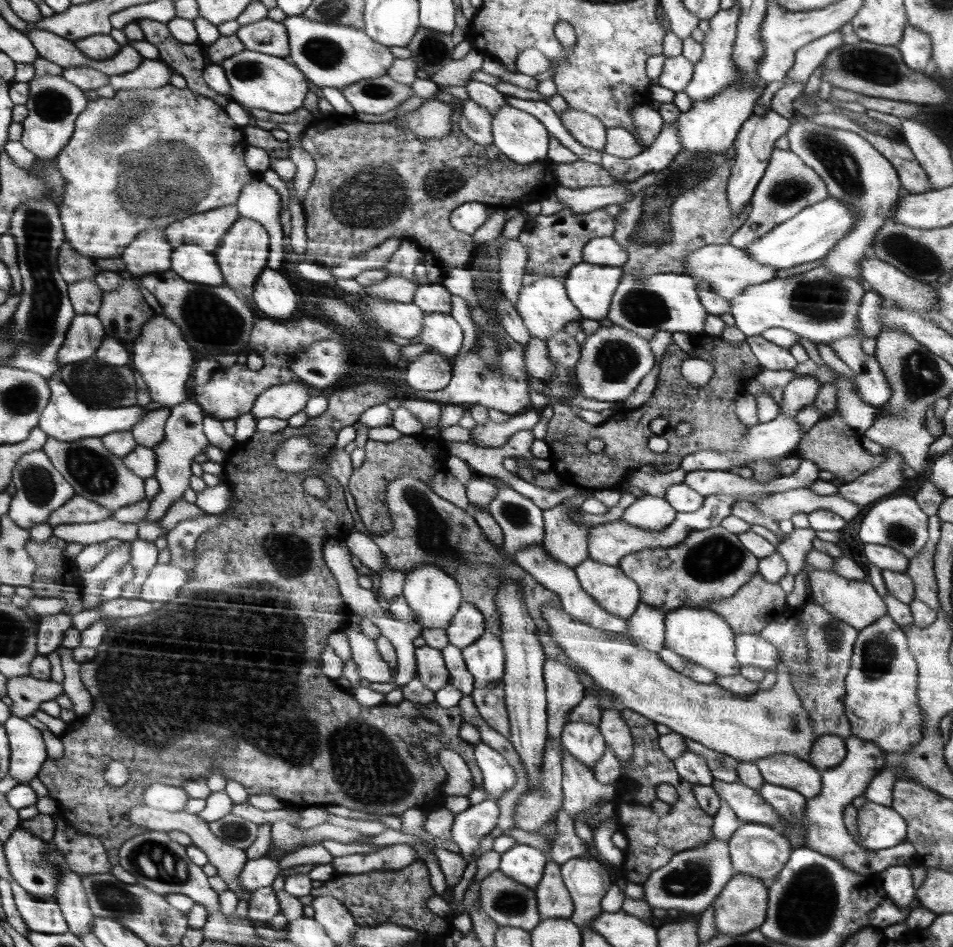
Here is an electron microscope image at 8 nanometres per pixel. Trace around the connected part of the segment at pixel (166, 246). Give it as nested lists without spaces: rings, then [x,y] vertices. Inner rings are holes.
[[[146,230],[120,256],[132,278],[171,268],[173,248],[160,230]]]

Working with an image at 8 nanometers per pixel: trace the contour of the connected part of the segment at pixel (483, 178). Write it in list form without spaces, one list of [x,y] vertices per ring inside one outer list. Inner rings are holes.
[[[458,101],[456,108],[451,114],[451,131],[446,138],[422,138],[415,136],[410,129],[400,127],[394,121],[387,121],[382,123],[368,123],[355,118],[344,119],[342,124],[336,127],[330,128],[315,128],[313,126],[307,126],[300,138],[300,148],[312,156],[315,160],[315,175],[311,182],[310,188],[306,191],[305,199],[301,202],[305,221],[306,221],[306,236],[307,247],[304,260],[326,264],[326,266],[338,266],[346,262],[348,258],[352,256],[358,256],[358,254],[364,254],[368,252],[370,248],[376,248],[378,244],[382,244],[384,240],[388,238],[400,238],[402,240],[414,240],[416,244],[423,250],[432,253],[439,263],[447,269],[447,271],[456,270],[460,267],[467,267],[472,261],[474,254],[476,253],[476,246],[473,243],[473,236],[456,230],[449,222],[450,214],[452,211],[461,204],[467,202],[482,202],[487,205],[494,205],[501,208],[518,208],[527,207],[532,203],[540,203],[541,200],[546,200],[550,192],[555,191],[557,187],[556,173],[554,172],[553,165],[555,162],[550,158],[546,158],[541,161],[533,163],[520,164],[510,160],[503,152],[500,152],[498,148],[493,145],[480,146],[476,145],[472,140],[468,139],[468,136],[460,130],[459,118],[461,117],[463,102]]]

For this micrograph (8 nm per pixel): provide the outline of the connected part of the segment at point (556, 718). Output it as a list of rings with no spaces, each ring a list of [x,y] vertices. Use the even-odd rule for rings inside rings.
[[[546,660],[545,688],[548,697],[548,738],[560,739],[570,712],[585,698],[586,688],[578,681],[578,673],[555,660]]]

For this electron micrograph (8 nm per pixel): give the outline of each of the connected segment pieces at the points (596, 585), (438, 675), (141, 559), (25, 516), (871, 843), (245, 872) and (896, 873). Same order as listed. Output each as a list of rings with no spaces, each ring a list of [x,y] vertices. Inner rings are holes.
[[[588,558],[577,564],[576,571],[581,587],[603,609],[626,620],[637,611],[641,590],[638,590],[637,581],[618,566]]]
[[[428,646],[415,647],[417,677],[424,686],[436,692],[449,682],[449,672],[441,650]]]
[[[141,538],[134,539],[131,544],[131,557],[129,563],[134,566],[135,575],[130,588],[122,591],[122,597],[127,599],[139,599],[141,586],[147,579],[150,569],[157,563],[159,550],[150,541]]]
[[[42,449],[23,454],[16,461],[12,480],[16,485],[16,493],[12,496],[7,515],[25,529],[46,523],[54,511],[68,503],[75,495],[72,486],[54,468]]]
[[[866,801],[858,810],[857,825],[861,847],[882,851],[897,847],[908,839],[905,818],[891,806]]]
[[[266,856],[248,860],[241,871],[242,889],[254,893],[256,889],[271,887],[280,872],[280,861],[274,861]]]
[[[888,867],[878,876],[878,886],[884,888],[885,892],[892,897],[894,903],[901,908],[907,908],[915,900],[916,889],[914,889],[912,867]]]

